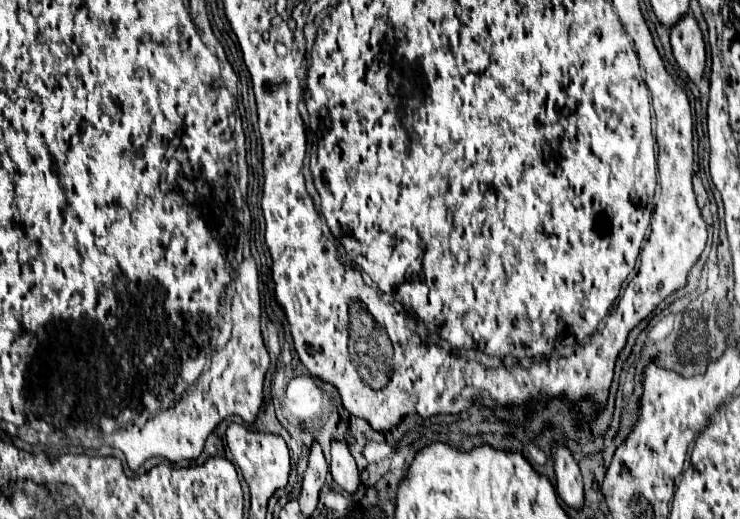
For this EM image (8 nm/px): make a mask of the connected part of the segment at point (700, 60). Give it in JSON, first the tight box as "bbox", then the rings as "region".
{"bbox":[671,14,707,80],"region":[[[693,14],[685,16],[671,30],[671,46],[673,46],[673,56],[679,64],[679,68],[691,80],[703,80],[707,52],[705,52],[705,42],[703,42],[701,30],[699,30]]]}

